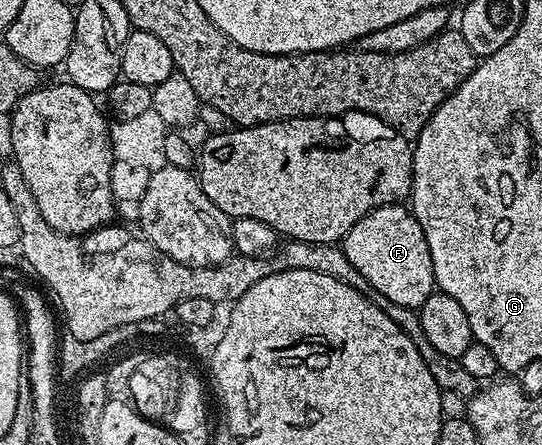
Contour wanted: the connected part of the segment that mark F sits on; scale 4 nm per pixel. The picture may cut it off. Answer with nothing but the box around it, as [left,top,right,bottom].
[340,204,436,310]

